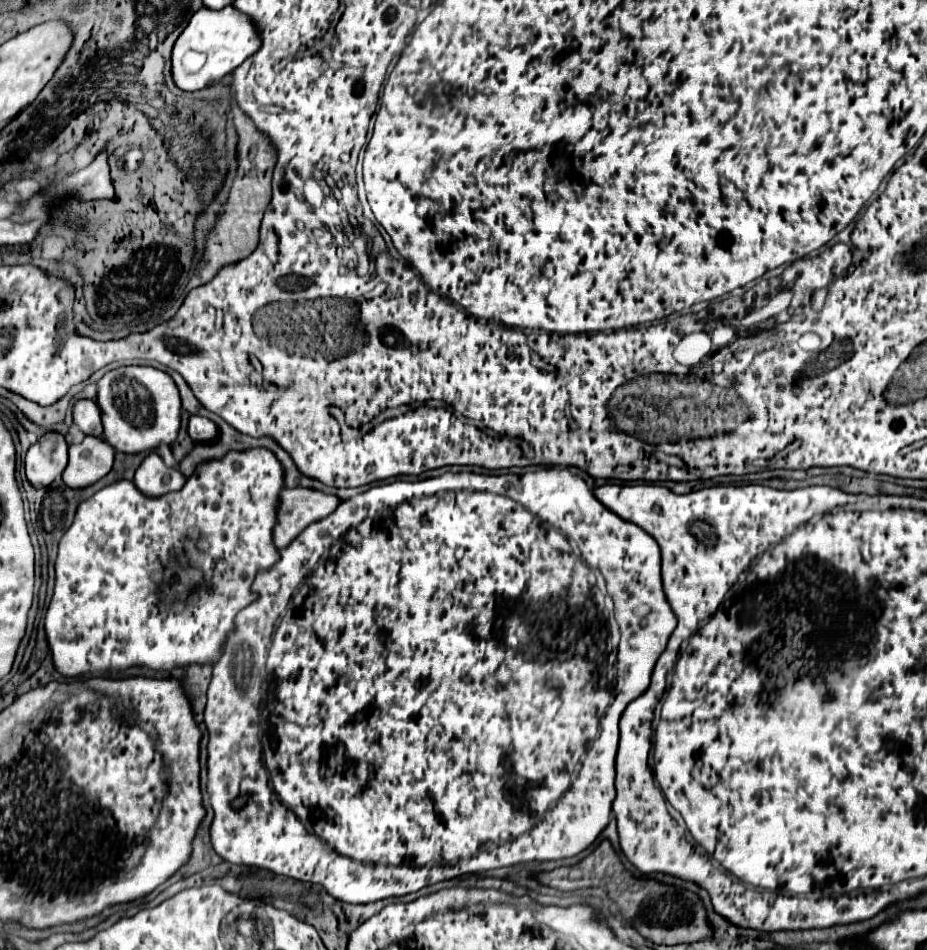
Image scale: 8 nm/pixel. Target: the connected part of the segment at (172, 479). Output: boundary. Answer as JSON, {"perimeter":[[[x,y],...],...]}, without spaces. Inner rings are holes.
{"perimeter":[[[154,451],[150,455],[146,455],[146,459],[136,469],[136,477],[134,477],[136,487],[144,495],[150,495],[150,497],[178,491],[178,489],[182,489],[184,481],[186,481],[186,477],[176,467],[168,467],[160,459],[160,455]]]}

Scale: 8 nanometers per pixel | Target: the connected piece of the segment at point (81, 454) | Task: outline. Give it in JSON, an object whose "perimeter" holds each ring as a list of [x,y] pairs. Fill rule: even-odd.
{"perimeter":[[[86,435],[82,443],[70,445],[70,461],[64,469],[64,483],[72,489],[82,489],[102,479],[114,461],[114,449],[102,437]]]}

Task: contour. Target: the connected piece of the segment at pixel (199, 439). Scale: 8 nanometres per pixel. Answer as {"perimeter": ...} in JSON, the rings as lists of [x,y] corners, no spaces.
{"perimeter":[[[190,417],[188,419],[188,435],[196,443],[204,443],[216,435],[216,425],[206,417]]]}

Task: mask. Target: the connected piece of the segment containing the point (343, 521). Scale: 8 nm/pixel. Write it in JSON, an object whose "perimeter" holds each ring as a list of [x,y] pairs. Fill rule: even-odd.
{"perimeter":[[[540,469],[524,475],[486,475],[462,471],[444,473],[440,477],[430,477],[414,483],[396,481],[390,485],[378,485],[342,501],[338,509],[326,519],[308,525],[286,549],[280,549],[280,561],[272,569],[258,573],[252,587],[260,595],[260,599],[238,613],[236,633],[228,639],[222,657],[212,669],[208,703],[204,711],[204,723],[210,737],[206,787],[214,809],[210,841],[214,851],[222,859],[234,865],[256,865],[278,875],[318,883],[338,901],[372,903],[386,897],[402,897],[420,891],[422,887],[466,873],[510,867],[526,861],[566,859],[592,845],[602,833],[602,829],[608,825],[612,815],[612,801],[616,797],[614,757],[620,739],[618,721],[626,705],[648,689],[652,669],[662,651],[666,649],[668,639],[676,627],[676,615],[672,613],[670,603],[666,601],[666,593],[662,589],[658,543],[650,535],[642,533],[642,529],[638,529],[634,523],[622,521],[616,513],[610,513],[610,509],[606,509],[594,497],[592,489],[582,477],[572,475],[566,469]],[[605,579],[608,595],[614,599],[614,615],[620,629],[614,699],[612,687],[604,685],[604,677],[602,685],[598,685],[598,673],[602,673],[602,665],[604,661],[608,661],[608,653],[600,651],[600,641],[596,641],[594,637],[594,629],[604,613],[604,595],[598,593],[596,586],[603,585],[602,581]],[[550,601],[554,601],[554,613],[546,609]],[[562,617],[570,617],[570,621],[574,621],[576,617],[576,623],[582,627],[582,637],[578,625],[574,625],[574,637],[578,639],[572,641],[570,637],[562,637]],[[262,669],[266,695],[262,703],[261,728]]]}

